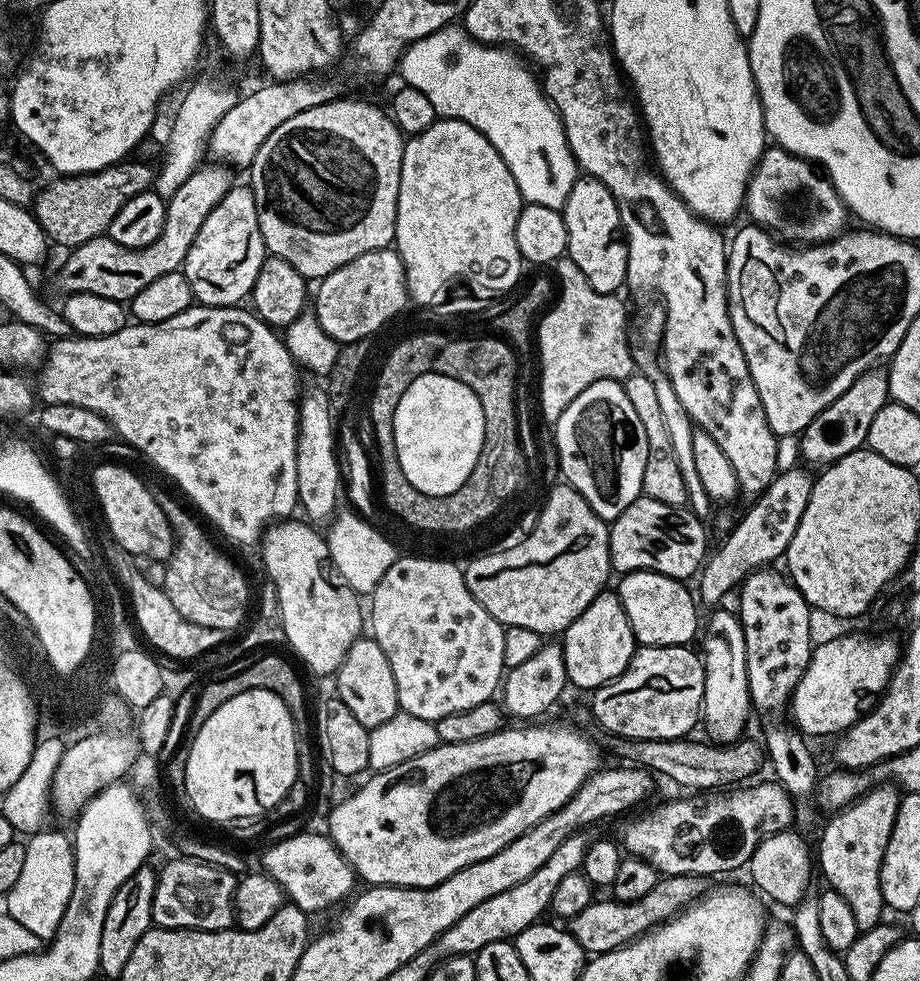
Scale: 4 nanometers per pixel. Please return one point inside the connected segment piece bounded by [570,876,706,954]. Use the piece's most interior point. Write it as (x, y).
(604, 925)

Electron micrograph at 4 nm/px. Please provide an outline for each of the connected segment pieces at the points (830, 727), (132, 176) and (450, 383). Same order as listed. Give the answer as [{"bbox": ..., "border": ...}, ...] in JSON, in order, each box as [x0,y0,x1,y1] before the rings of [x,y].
[{"bbox":[791,636,901,738],"border":[[[836,636],[833,640],[826,641],[825,644],[817,643],[813,647],[808,669],[802,674],[801,680],[792,692],[791,723],[808,738],[832,735],[835,737],[837,734],[845,732],[849,726],[860,719],[865,711],[864,699],[867,698],[868,692],[883,693],[901,655],[901,645],[899,643],[896,645],[888,636]]]},{"bbox":[34,160,155,250],"border":[[[123,160],[110,167],[103,168],[100,171],[87,172],[77,176],[57,175],[57,180],[52,180],[36,196],[36,208],[34,215],[36,220],[42,226],[45,237],[53,245],[61,244],[64,250],[71,250],[80,244],[90,242],[94,237],[103,236],[107,233],[110,222],[114,220],[119,210],[138,194],[149,191],[155,181],[155,169],[150,168],[142,162],[135,160]]]},{"bbox":[390,370,484,496],"border":[[[433,370],[414,378],[402,394],[402,402],[398,402],[398,410],[390,413],[390,430],[394,434],[392,443],[398,454],[398,466],[402,466],[402,474],[406,474],[406,482],[430,496],[446,496],[458,490],[466,478],[474,470],[474,462],[478,462],[478,454],[482,454],[484,441],[484,415],[482,402],[455,375],[443,376],[439,370]]]}]

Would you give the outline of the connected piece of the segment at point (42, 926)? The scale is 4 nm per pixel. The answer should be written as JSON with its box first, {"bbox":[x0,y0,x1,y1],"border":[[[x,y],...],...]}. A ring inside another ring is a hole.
{"bbox":[4,828,75,940],"border":[[[50,828],[33,833],[25,841],[26,859],[21,876],[4,897],[5,911],[40,939],[49,940],[61,924],[62,914],[73,893],[75,876],[75,851],[71,840]]]}

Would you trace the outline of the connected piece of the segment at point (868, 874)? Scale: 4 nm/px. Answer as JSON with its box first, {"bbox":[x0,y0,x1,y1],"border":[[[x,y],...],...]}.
{"bbox":[818,786,902,932],"border":[[[873,786],[859,796],[854,803],[840,809],[831,817],[820,836],[818,868],[828,879],[827,887],[842,894],[854,922],[861,932],[870,930],[885,919],[886,905],[882,898],[882,858],[886,854],[886,842],[890,842],[890,830],[894,830],[894,818],[898,814],[902,796],[895,787]]]}

